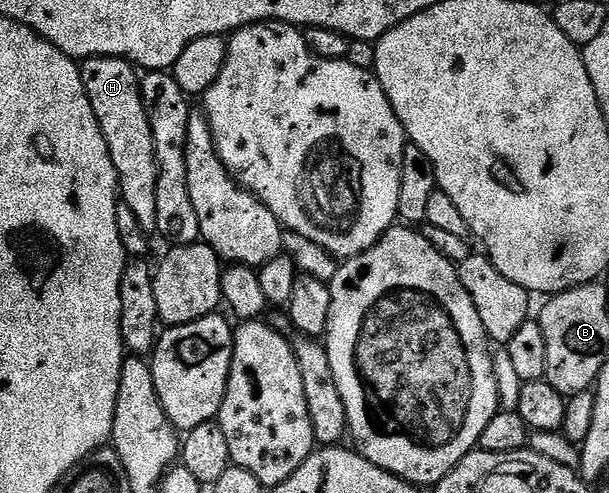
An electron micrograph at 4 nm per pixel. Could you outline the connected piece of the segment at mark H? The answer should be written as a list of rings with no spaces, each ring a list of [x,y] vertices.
[[[88,56],[82,61],[81,71],[85,82],[85,94],[89,94],[93,114],[97,114],[101,134],[105,134],[105,142],[109,146],[109,158],[113,158],[113,170],[117,170],[121,202],[129,206],[129,210],[133,210],[133,215],[136,216],[144,232],[154,233],[157,222],[157,158],[155,157],[153,130],[145,114],[145,102],[141,102],[140,73],[134,64],[122,60],[120,56]]]

